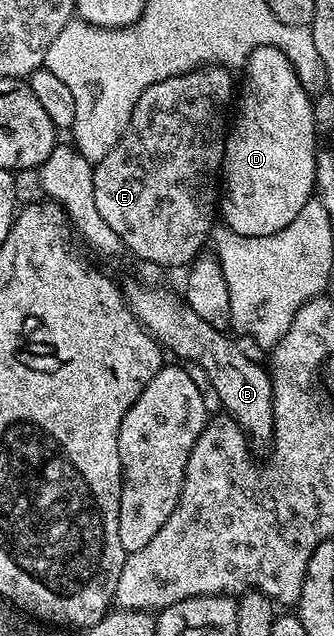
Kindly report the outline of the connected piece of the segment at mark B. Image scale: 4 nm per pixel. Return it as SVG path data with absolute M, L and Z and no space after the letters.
M140 279L123 282L124 301L130 311L147 329L161 350L173 353L181 362L193 361L208 376L216 397L225 414L240 424L241 430L257 446L267 446L274 431L274 399L272 398L272 379L267 368L256 365L252 357L247 357L223 329L210 327L206 319L198 319L189 305L184 304L165 287L153 287Z

